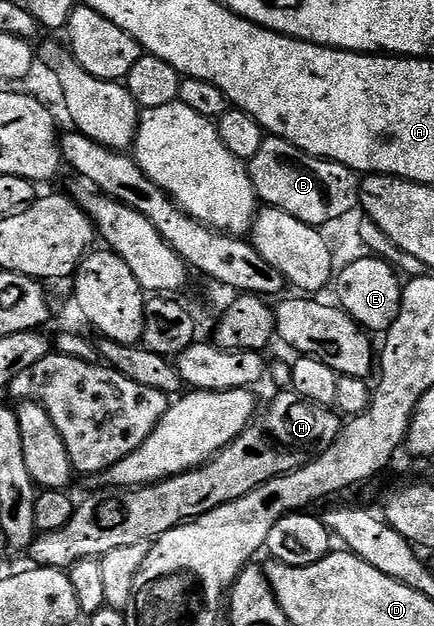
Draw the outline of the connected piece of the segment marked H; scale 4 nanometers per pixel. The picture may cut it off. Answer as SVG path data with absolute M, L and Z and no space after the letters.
M282 390L278 397L271 402L266 408L266 413L259 415L257 419L246 425L246 429L239 434L228 447L223 448L221 452L212 460L206 461L205 464L200 468L191 468L188 472L182 472L179 476L167 476L165 480L157 481L153 484L148 484L140 488L135 488L133 490L102 490L106 492L98 492L95 496L90 496L86 501L79 503L75 507L72 518L68 522L68 526L64 526L60 530L55 532L44 532L41 533L34 540L32 545L28 549L28 556L34 559L33 563L40 568L59 568L63 570L69 570L73 564L80 562L81 560L93 560L95 558L100 558L104 554L108 554L108 550L117 550L120 546L132 546L136 542L141 540L155 541L159 536L164 535L168 530L175 528L177 524L185 524L187 520L196 520L199 516L205 514L205 512L211 512L216 506L224 506L228 502L233 500L239 500L244 498L244 494L248 494L252 490L256 490L264 482L268 482L272 478L277 476L282 476L286 472L295 472L298 468L303 468L305 464L310 463L311 460L315 460L318 455L324 450L328 450L328 446L332 446L336 442L339 432L342 431L343 421L340 419L339 413L335 411L333 407L316 404L313 400L304 400L301 396L297 396L293 390Z

